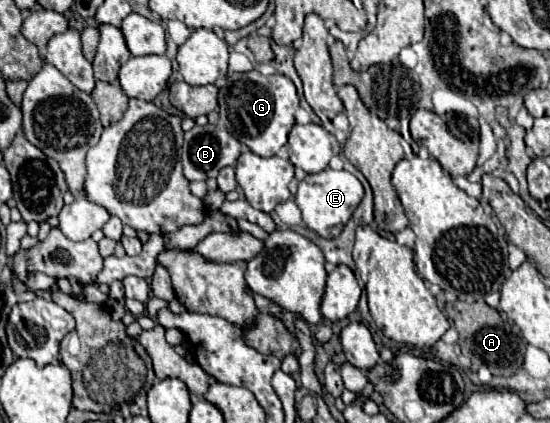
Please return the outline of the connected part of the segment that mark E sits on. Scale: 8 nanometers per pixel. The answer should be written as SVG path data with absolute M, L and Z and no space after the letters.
M326 168L318 174L308 174L298 184L296 204L300 206L302 220L310 230L318 232L322 238L334 238L346 226L348 218L354 214L354 210L360 204L362 196L364 196L364 188L362 188L360 180L354 174L350 174L346 170Z

